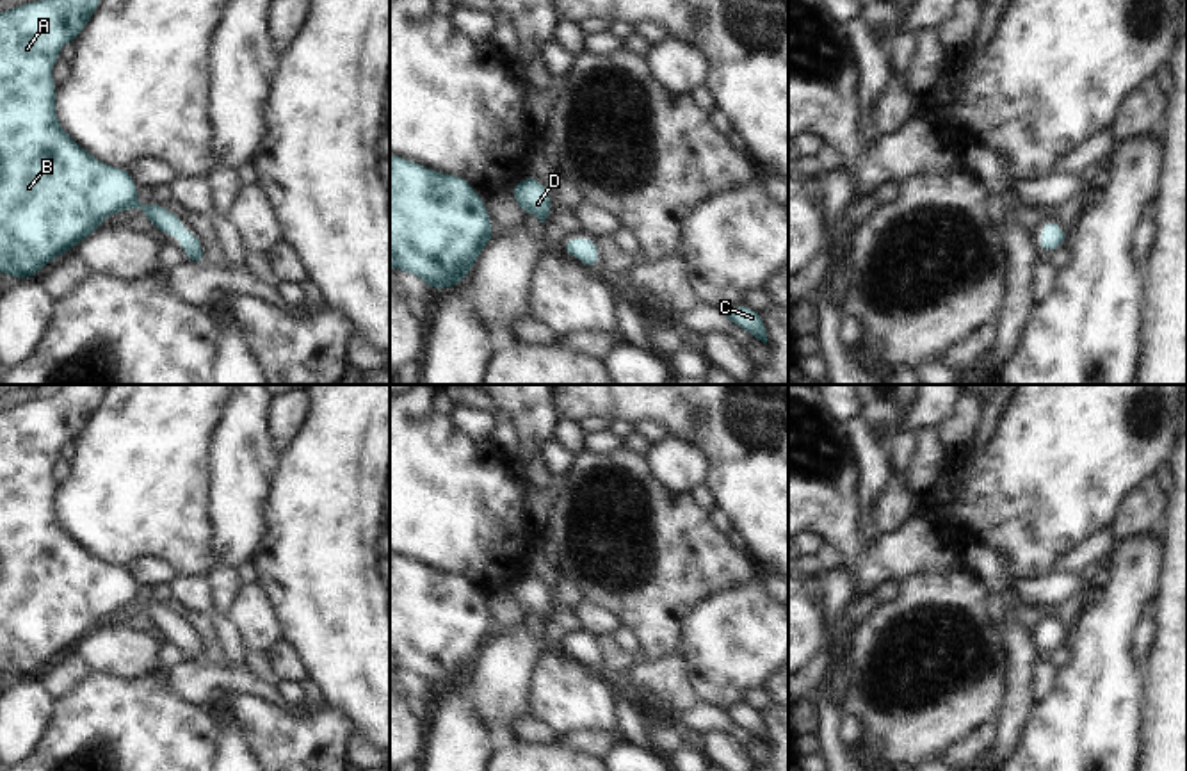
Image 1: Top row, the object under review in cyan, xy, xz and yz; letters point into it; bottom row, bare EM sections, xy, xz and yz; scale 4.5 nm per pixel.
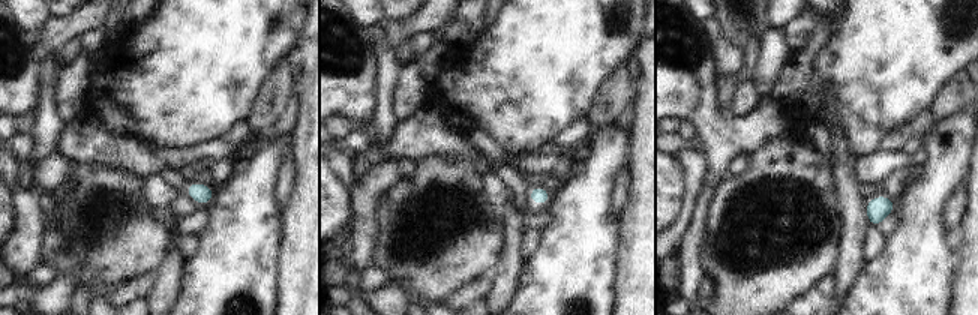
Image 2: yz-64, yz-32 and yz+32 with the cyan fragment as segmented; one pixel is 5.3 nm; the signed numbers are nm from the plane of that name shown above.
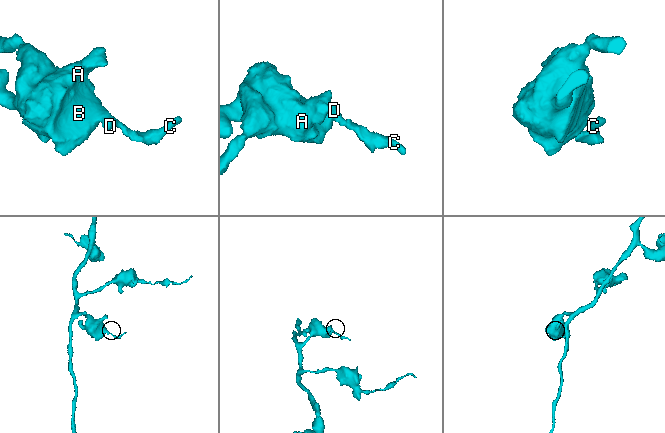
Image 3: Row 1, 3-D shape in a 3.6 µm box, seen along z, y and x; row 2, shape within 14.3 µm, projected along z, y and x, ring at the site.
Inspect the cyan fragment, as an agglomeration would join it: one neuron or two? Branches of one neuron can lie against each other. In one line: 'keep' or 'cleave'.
keep

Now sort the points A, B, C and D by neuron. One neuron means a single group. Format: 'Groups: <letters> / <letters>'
Groups: A B C D.

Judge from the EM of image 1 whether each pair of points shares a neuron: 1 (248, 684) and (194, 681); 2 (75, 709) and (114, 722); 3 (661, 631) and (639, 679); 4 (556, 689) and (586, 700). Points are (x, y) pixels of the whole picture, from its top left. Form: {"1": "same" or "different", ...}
{"1": "same", "2": "same", "3": "different", "4": "same"}

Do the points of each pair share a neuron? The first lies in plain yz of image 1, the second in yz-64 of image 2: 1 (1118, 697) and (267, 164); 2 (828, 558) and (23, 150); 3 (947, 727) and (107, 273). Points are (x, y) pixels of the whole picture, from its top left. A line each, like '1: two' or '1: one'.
1: one
2: one
3: one

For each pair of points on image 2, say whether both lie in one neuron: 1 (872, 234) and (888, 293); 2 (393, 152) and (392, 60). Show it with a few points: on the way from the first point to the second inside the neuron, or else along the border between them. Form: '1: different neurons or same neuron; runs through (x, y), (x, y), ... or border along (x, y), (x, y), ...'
1: different neurons; border along (887, 239), (885, 249), (866, 263)
2: different neurons; border along (399, 122), (381, 144), (381, 159)

